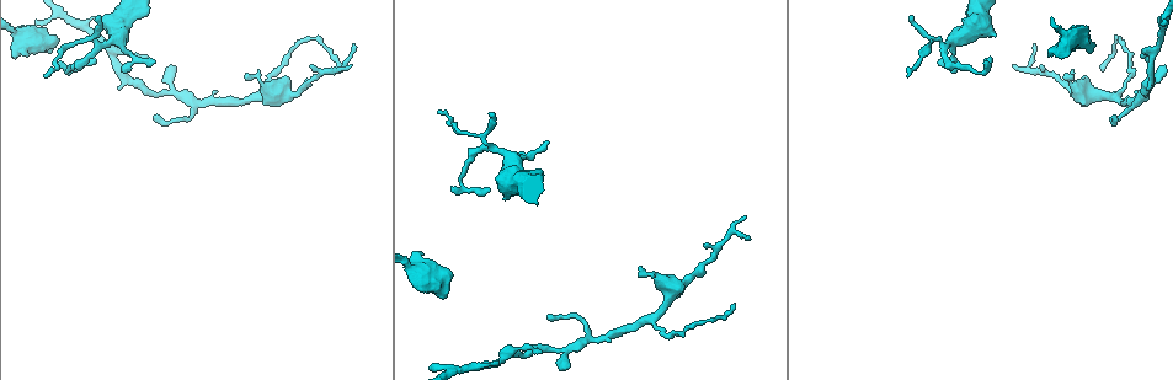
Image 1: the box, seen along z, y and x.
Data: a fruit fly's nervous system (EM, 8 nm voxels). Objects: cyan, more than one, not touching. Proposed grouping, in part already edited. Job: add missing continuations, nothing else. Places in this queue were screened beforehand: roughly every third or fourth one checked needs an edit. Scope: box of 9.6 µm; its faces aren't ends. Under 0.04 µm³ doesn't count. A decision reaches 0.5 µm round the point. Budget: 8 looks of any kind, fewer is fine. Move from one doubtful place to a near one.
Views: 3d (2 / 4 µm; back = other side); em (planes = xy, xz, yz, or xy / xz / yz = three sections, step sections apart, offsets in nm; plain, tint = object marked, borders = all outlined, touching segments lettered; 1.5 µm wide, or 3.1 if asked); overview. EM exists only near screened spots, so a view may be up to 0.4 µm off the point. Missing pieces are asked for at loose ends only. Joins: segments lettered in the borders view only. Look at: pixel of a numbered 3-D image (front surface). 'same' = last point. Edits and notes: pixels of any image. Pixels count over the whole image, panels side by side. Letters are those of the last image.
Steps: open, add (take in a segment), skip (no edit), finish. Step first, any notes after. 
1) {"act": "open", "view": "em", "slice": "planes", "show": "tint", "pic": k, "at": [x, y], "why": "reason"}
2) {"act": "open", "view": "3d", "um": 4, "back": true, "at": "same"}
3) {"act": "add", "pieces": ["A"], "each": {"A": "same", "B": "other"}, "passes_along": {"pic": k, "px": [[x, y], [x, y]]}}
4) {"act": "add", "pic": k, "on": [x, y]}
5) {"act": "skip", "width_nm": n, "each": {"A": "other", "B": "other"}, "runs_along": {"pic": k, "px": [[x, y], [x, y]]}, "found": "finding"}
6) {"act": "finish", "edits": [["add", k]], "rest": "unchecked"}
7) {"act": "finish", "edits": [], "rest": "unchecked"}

{"act": "open", "view": "3d", "um": 2, "back": true, "pic": 1, "at": [939, 63], "why": "branch stops here"}

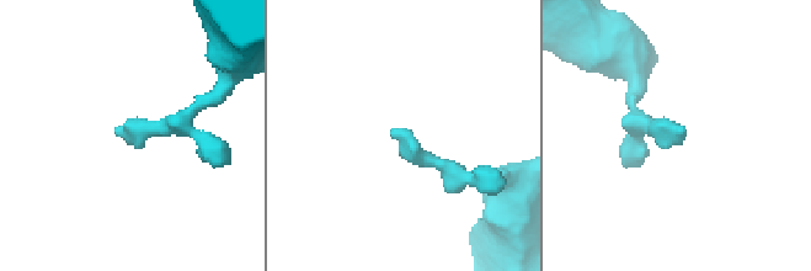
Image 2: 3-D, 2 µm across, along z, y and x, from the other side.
{"act": "open", "view": "em", "slice": "xz", "step": 4, "show": "borders", "pic": 2, "at": [684, 134]}

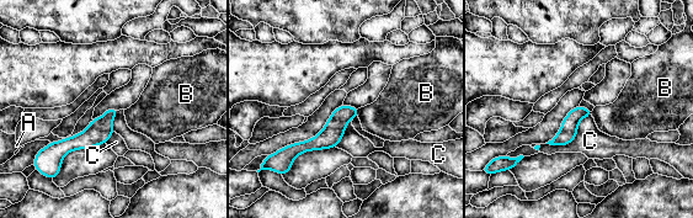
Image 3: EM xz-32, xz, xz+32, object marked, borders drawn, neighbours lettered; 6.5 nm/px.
{"act": "open", "view": "em", "slice": "planes", "show": "borders", "at": "same"}

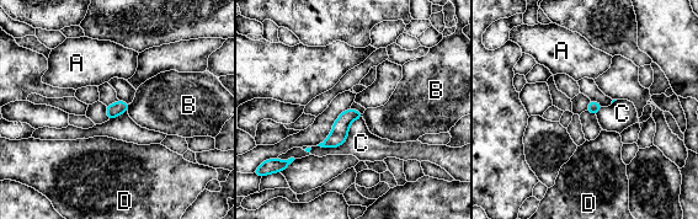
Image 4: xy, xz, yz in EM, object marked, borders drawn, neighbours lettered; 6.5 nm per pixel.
{"act": "skip", "longest_contact_nm": ["C", 360], "each": {"A": "other", "B": "other", "C": "other", "D": "other"}, "border": {"pic": 4, "px": [[362, 117], [340, 145], [316, 145]]}, "found": "none of them fits"}

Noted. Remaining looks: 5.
{"act": "open", "view": "em", "slice": "yz", "step": 8, "show": "tint", "pic": 1, "at": [99, 16], "why": "an open end"}

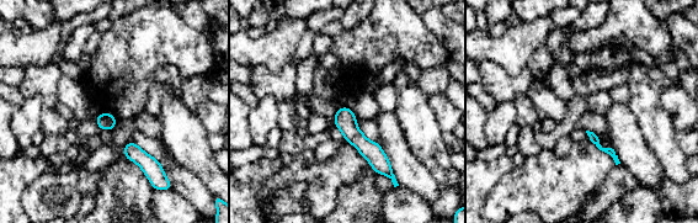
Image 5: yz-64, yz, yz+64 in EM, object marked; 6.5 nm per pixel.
{"act": "open", "view": "em", "slice": "planes", "show": "borders", "at": "same", "why": "cut it another way"}

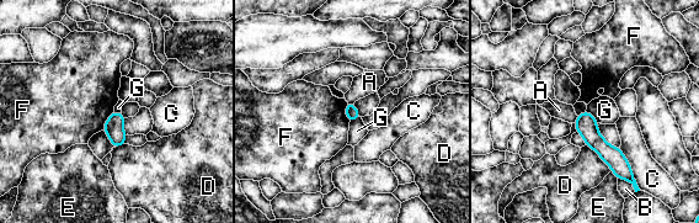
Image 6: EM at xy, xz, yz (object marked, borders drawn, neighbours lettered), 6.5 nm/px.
{"act": "skip", "each": {"A": "other", "B": "other", "C": "other", "D": "other", "E": "other", "F": "other", "G": "other"}, "runs_along": {"pic": 6, "px": [[580, 118], [591, 136], [628, 176]]}, "found": "none of them fits"}

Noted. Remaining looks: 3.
{"act": "open", "view": "3d", "um": 2, "pic": 1, "at": [449, 272], "why": "branch stops here"}

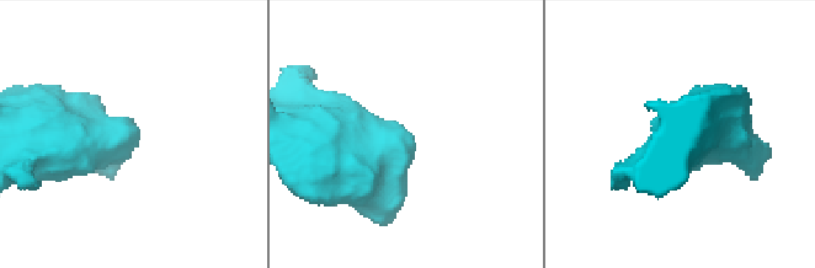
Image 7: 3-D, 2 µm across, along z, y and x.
{"act": "open", "view": "em", "slice": "xy", "step": 4, "show": "tint", "pic": 7, "at": [412, 138], "why": "now the EM"}

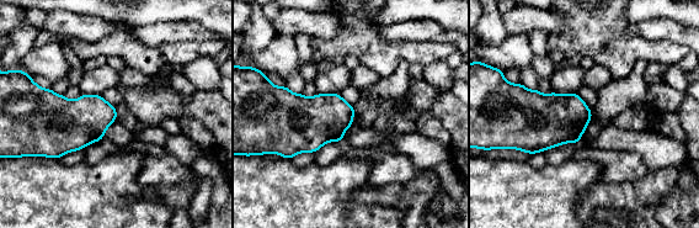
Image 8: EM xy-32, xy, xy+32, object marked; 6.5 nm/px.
{"act": "open", "view": "em", "slice": "planes", "show": "borders", "at": "same", "why": "cut it another way"}

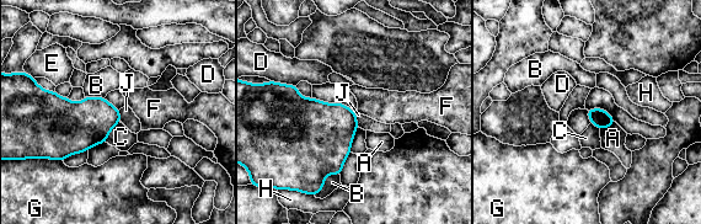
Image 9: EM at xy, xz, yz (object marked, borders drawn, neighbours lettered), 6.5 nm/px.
{"act": "skip", "each": {"A": "other", "B": "other", "C": "other", "D": "other", "E": "other", "F": "other", "G": "other", "H": "other", "J": "other"}, "border": {"pic": 9, "px": [[356, 113], [358, 126]]}, "found": "none of them fits"}

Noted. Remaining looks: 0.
{"act": "finish", "edits": [], "rest": "unchecked"}

